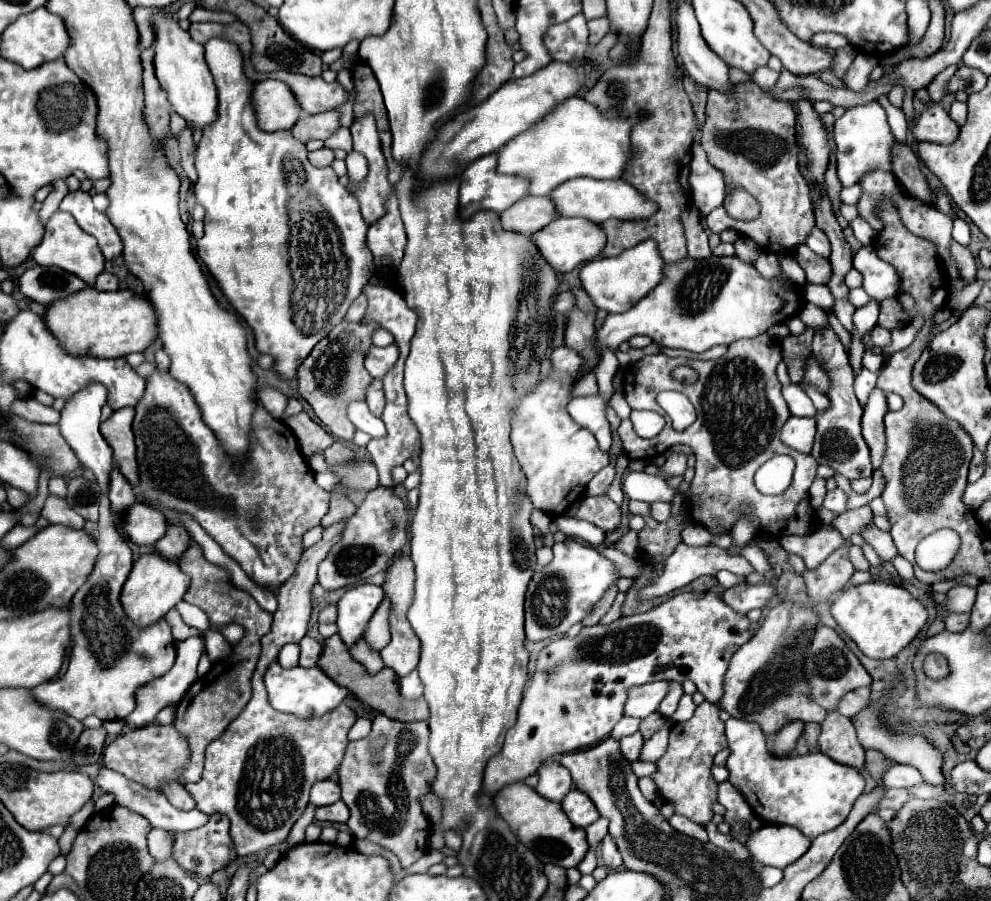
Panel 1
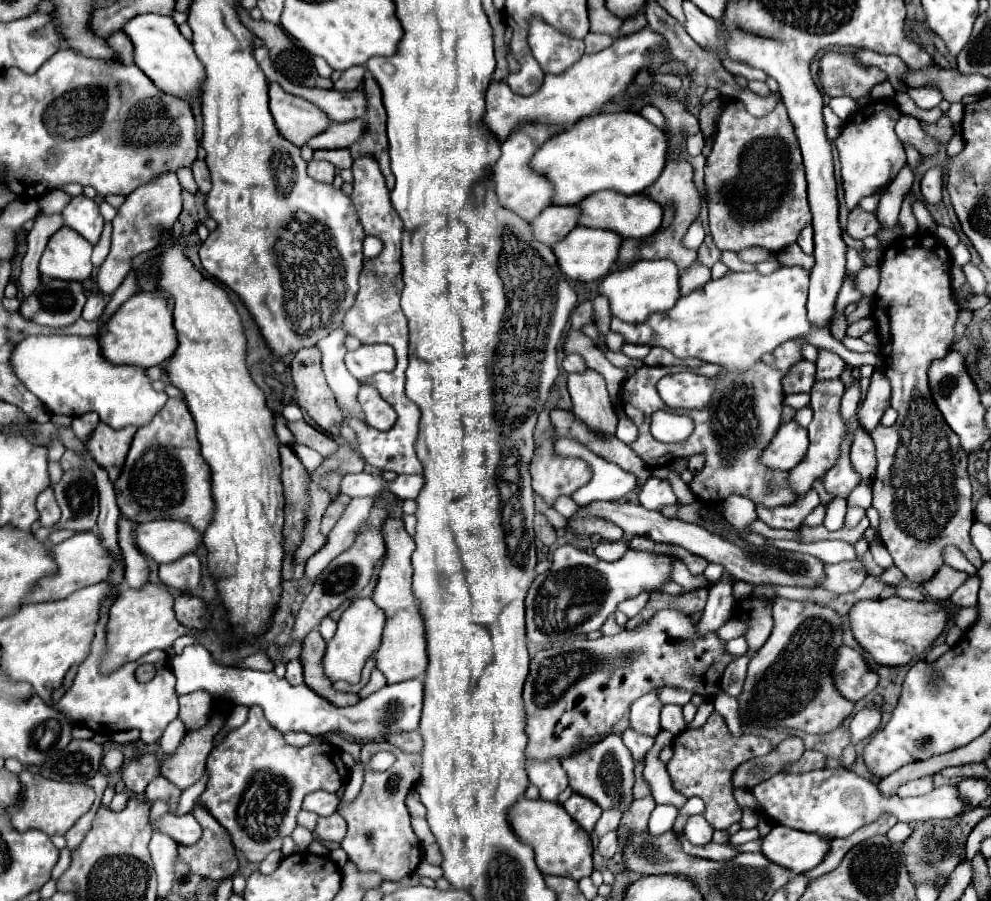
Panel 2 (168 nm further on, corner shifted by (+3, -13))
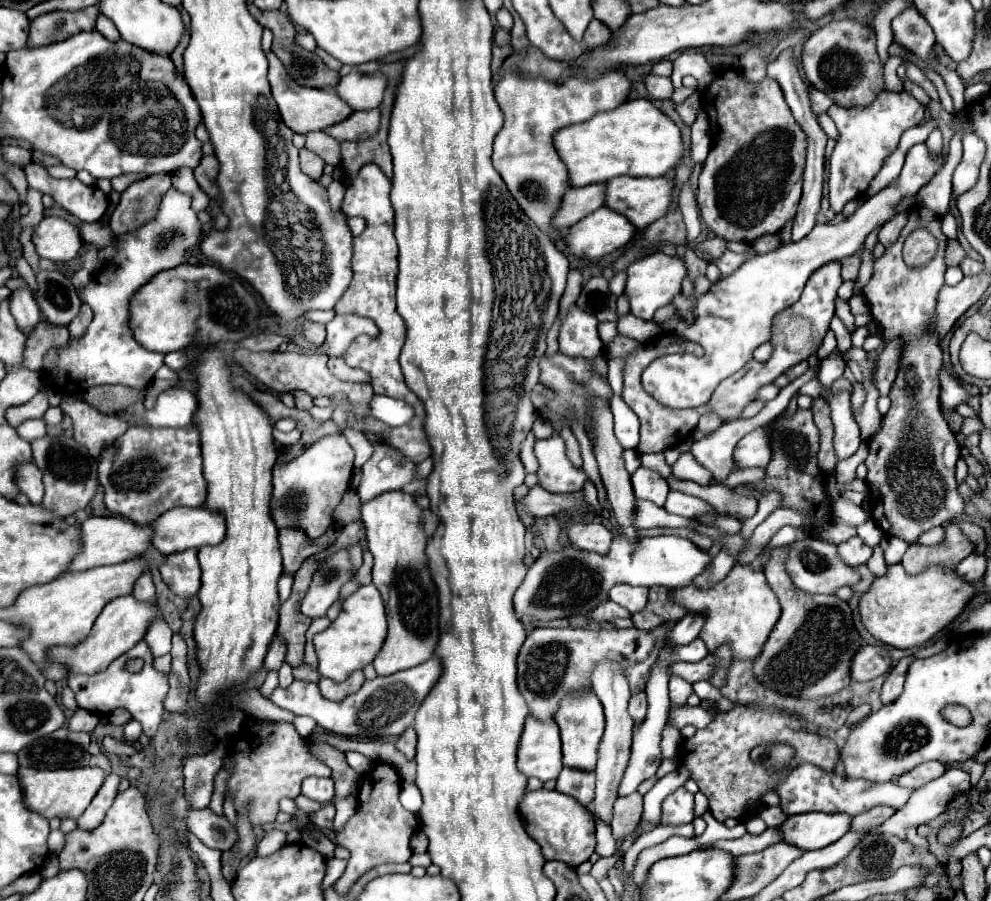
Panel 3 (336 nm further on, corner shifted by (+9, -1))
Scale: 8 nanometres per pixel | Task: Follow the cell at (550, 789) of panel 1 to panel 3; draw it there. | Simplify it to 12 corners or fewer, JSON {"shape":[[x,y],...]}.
{"shape":[[526,720],[518,770],[542,782],[562,772],[556,722]]}

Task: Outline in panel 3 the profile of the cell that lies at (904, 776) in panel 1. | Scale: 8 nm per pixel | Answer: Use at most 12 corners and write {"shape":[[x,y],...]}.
{"shape":[[924,762],[898,778],[904,788],[916,788],[942,776],[944,764]]}

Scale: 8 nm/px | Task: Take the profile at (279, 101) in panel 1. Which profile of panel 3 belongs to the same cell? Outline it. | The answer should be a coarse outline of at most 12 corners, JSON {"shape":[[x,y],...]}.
{"shape":[[272,52],[268,82],[284,124],[308,134],[352,112],[334,92],[292,82]]}

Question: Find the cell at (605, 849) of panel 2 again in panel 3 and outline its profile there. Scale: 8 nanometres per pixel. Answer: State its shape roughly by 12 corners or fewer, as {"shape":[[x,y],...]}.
{"shape":[[612,662],[596,666],[592,688],[606,732],[596,766],[594,814],[612,820],[616,782],[630,758],[634,722],[628,680]]}

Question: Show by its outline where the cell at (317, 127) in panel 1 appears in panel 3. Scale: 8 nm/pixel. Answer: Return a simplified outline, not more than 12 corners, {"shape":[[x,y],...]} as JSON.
{"shape":[[374,108],[352,112],[344,122],[324,128],[342,140],[370,138],[380,126]]}

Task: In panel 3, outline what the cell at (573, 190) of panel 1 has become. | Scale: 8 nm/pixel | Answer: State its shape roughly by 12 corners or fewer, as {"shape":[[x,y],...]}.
{"shape":[[618,176],[604,186],[604,206],[644,230],[662,218],[674,184]]}

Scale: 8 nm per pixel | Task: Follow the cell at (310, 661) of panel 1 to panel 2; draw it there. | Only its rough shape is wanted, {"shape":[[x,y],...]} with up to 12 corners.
{"shape":[[300,660],[286,664],[286,680],[290,684],[302,684]]}

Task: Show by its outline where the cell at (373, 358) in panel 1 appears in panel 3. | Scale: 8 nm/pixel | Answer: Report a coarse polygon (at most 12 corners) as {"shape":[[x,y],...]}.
{"shape":[[356,314],[326,324],[330,356],[342,356],[358,336],[380,330]]}

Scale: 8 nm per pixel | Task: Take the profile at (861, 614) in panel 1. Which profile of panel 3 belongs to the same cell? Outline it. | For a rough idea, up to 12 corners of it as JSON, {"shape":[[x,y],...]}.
{"shape":[[888,566],[860,596],[864,628],[922,646],[974,594],[954,570]]}

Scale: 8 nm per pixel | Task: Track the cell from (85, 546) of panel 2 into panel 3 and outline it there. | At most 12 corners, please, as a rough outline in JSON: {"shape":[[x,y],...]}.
{"shape":[[126,518],[80,524],[80,554],[68,572],[144,554],[150,526]]}

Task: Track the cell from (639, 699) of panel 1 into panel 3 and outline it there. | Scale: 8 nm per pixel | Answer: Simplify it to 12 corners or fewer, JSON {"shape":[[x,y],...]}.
{"shape":[[676,662],[670,676],[680,676],[686,682],[708,680],[708,662]]}

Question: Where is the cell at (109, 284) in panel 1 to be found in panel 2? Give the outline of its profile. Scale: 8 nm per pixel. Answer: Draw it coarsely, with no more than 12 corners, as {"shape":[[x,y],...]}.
{"shape":[[92,292],[82,318],[92,322],[102,316],[106,302],[100,292]]}

